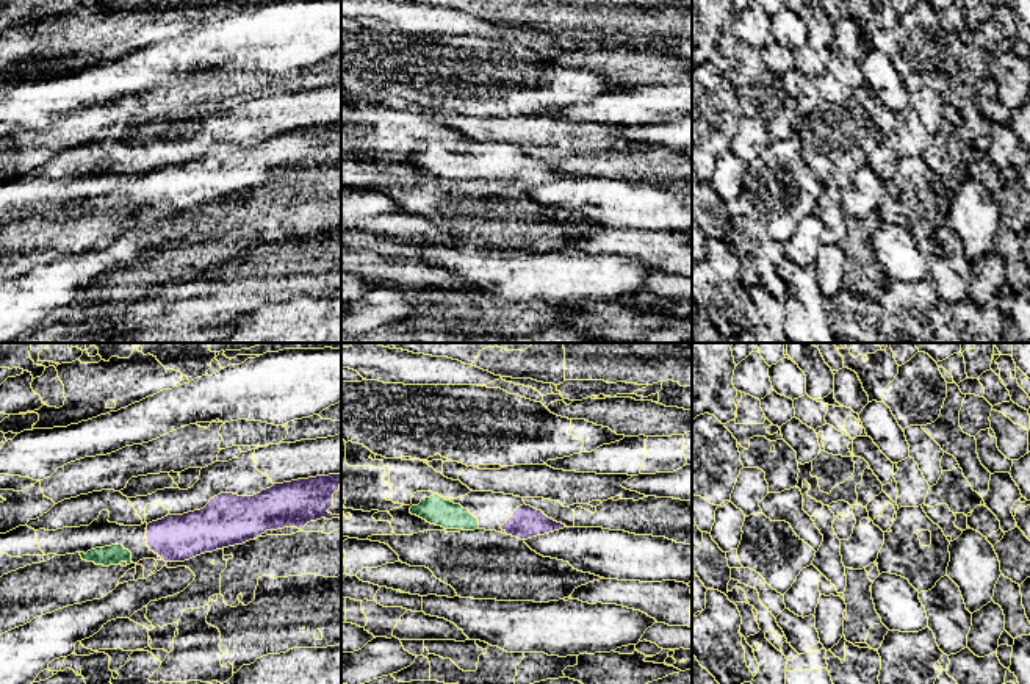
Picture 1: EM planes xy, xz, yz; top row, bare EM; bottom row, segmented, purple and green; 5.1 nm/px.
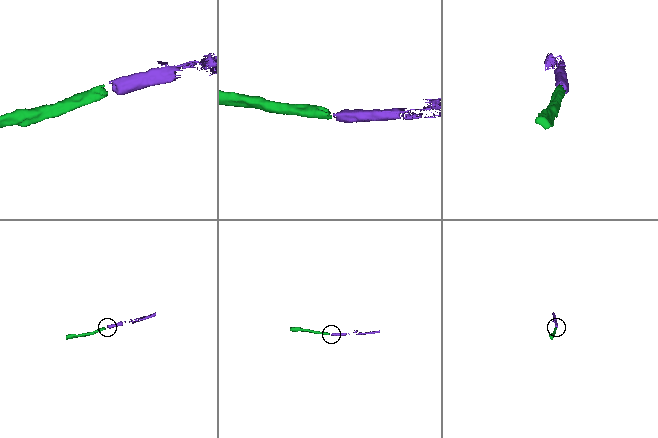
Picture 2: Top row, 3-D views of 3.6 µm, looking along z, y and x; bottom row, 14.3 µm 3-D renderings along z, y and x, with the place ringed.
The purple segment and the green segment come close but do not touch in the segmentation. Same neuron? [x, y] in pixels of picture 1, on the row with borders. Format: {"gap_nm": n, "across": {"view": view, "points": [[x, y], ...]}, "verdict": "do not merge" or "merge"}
{"gap_nm": 100, "across": {"view": "xy", "points": [[147, 545], [130, 553]]}, "verdict": "merge"}

